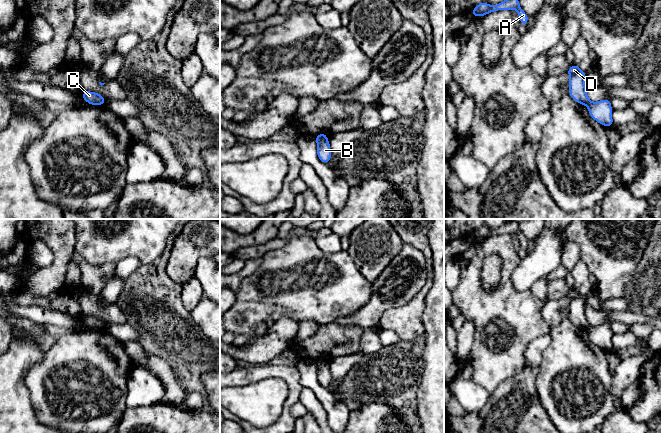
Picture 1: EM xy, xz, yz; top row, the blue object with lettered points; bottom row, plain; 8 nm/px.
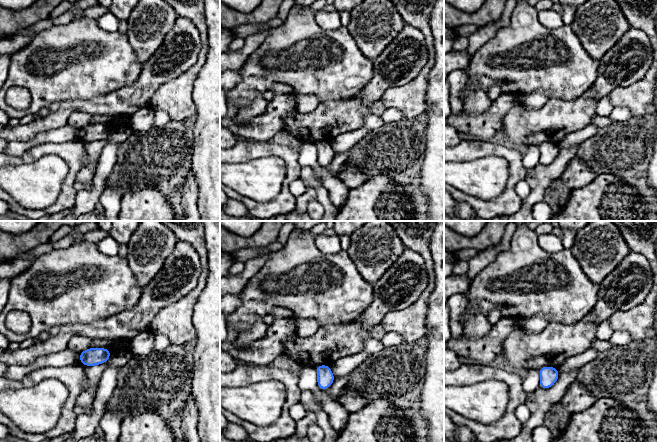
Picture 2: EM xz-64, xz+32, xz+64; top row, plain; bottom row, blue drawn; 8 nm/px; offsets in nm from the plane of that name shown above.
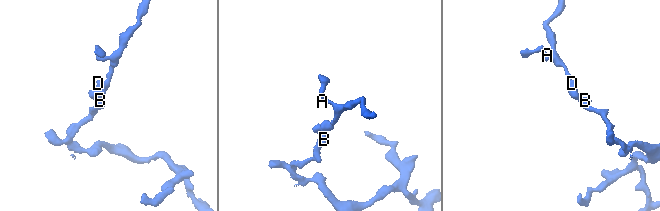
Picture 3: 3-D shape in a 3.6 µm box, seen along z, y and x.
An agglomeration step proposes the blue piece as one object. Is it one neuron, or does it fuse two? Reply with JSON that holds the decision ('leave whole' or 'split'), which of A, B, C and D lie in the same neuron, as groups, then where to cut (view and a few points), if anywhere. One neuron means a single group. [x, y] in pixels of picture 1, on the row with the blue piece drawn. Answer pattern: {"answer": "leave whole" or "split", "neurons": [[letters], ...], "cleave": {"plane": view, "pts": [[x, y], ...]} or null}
{"answer": "split", "neurons": [["A", "C", "D"], ["B"]], "cleave": {"plane": "yz", "pts": [[589, 101], [585, 104]]}}

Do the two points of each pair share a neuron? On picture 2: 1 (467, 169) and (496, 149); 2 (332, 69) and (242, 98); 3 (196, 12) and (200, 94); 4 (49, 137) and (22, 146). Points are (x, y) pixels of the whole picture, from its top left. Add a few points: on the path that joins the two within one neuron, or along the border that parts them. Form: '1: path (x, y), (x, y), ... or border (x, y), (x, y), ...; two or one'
1: border (462, 162), (468, 159), (499, 156), (508, 163); two
2: path (310, 69), (270, 70), (264, 76); one
3: border (208, 48), (206, 61), (194, 82), (193, 93); two
4: path (42, 137), (29, 143); one

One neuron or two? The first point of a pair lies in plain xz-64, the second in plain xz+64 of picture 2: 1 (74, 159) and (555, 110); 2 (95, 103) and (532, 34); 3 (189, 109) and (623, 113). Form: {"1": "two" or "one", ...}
{"1": "two", "2": "two", "3": "two"}

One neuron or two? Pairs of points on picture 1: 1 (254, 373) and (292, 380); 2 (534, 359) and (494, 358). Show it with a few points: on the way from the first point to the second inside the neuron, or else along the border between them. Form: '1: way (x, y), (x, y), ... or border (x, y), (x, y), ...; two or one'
1: way (263, 371), (283, 372); one
2: border (535, 338), (525, 351), (524, 368); two

